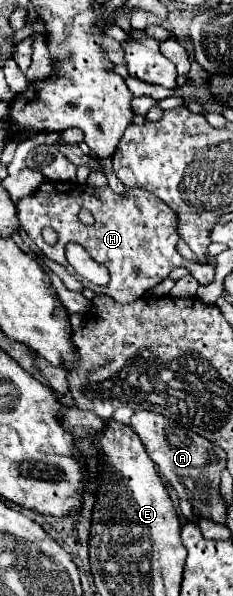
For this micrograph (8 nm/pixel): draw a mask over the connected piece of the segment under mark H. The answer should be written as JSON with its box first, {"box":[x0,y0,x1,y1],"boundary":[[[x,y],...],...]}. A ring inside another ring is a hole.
{"box":[17,182,215,304],"boundary":[[[43,182],[35,194],[29,194],[19,200],[17,216],[21,226],[27,230],[29,238],[37,244],[37,248],[49,260],[65,266],[67,272],[73,274],[85,288],[93,290],[95,294],[107,294],[115,298],[117,302],[123,302],[123,304],[135,302],[137,298],[143,296],[143,292],[157,286],[161,280],[169,276],[173,268],[179,268],[179,266],[187,268],[201,286],[207,286],[213,282],[213,274],[215,274],[213,268],[189,262],[183,256],[179,256],[179,252],[175,250],[175,244],[179,240],[175,212],[155,194],[147,194],[145,190],[131,188],[127,190],[125,196],[119,196],[109,186],[91,188],[91,186],[81,186],[77,182]],[[81,208],[87,208],[93,214],[95,218],[93,226],[85,226],[79,220],[77,214]],[[45,226],[55,228],[55,232],[59,234],[59,240],[55,246],[49,246],[43,242],[41,230]],[[69,242],[81,244],[95,262],[107,266],[111,274],[111,280],[107,286],[95,286],[93,282],[75,274],[73,266],[65,258],[65,246]]]}

